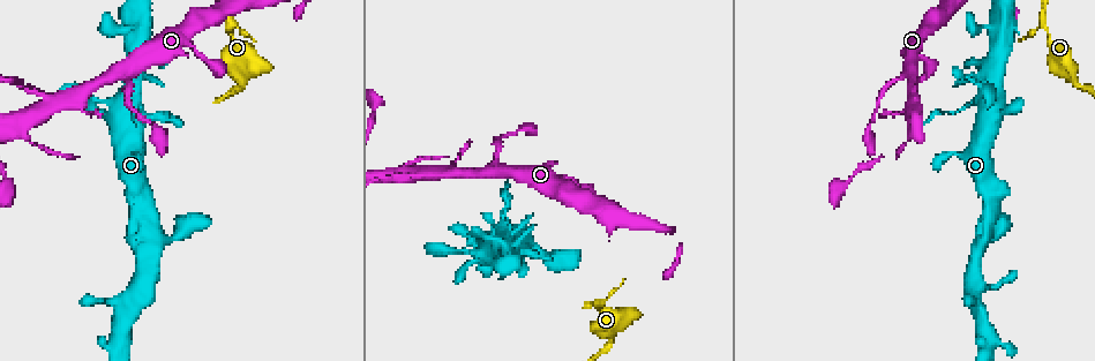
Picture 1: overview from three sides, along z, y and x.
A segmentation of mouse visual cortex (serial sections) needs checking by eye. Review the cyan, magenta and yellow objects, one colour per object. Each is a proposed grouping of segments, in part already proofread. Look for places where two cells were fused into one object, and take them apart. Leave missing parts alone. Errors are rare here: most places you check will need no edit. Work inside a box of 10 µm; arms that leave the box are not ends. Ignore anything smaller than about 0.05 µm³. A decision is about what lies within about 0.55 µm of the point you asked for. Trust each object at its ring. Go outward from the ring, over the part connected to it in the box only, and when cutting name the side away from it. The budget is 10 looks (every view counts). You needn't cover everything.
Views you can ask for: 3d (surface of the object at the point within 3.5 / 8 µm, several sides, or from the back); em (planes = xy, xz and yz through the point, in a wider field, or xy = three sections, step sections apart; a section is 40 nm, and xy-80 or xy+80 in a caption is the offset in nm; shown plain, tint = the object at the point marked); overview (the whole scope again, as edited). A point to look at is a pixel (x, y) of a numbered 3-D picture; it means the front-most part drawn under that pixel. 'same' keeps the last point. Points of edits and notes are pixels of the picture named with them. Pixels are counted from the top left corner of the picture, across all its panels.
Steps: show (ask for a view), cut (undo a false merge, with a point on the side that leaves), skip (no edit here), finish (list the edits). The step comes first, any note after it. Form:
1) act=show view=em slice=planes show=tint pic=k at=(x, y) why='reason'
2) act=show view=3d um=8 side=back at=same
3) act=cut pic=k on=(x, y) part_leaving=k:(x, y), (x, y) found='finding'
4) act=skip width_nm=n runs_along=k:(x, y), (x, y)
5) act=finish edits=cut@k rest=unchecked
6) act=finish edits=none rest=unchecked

act=show view=3d um=3.5 pic=1 at=(111, 103) why='abrupt turn'

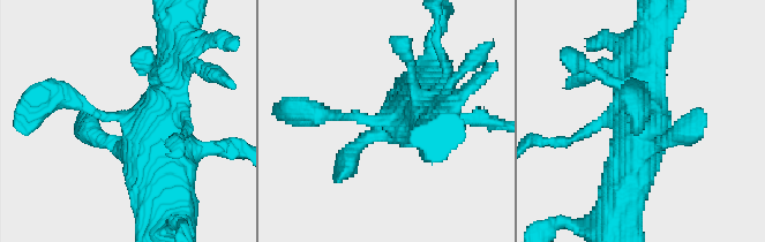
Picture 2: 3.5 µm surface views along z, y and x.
act=show view=em slice=xy step=2 show=tint pic=2 at=(646, 122)

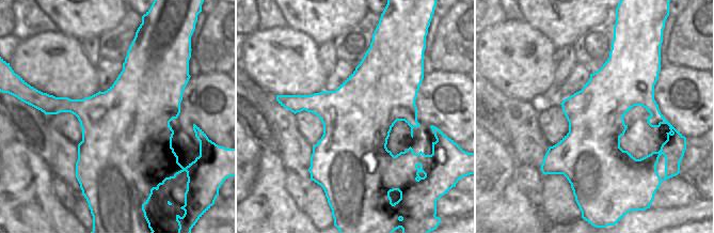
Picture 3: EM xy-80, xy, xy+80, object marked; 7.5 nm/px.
act=show view=em slice=xy step=1 show=tint at=same why='cut it another way'

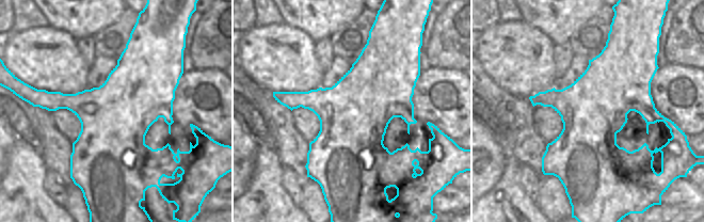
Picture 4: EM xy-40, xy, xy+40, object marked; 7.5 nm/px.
act=skip runs_along=2:(620, 205), (640, 159), (650, 63) found='all the same cell'

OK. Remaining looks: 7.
act=show view=3d um=3.5 pic=1 at=(913, 68) why='three arms meet'

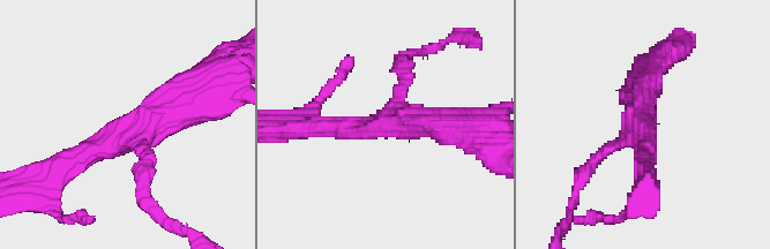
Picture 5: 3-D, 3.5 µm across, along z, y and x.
act=show view=em slice=xy step=1 show=tint pic=5 at=(642, 125) arms=3 arm_widths_nm=150,300,450

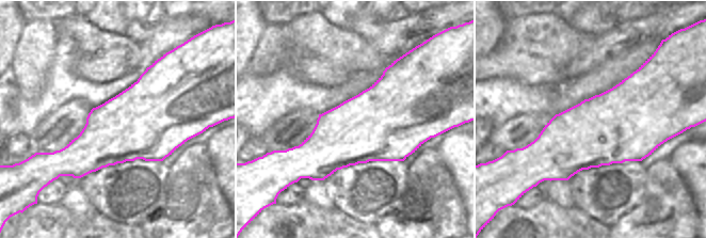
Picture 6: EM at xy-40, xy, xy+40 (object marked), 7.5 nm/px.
act=show view=em slice=xy step=5 show=tint at=same

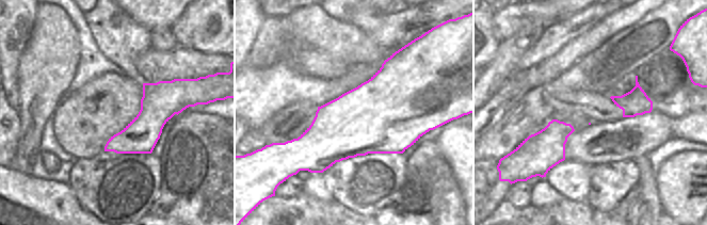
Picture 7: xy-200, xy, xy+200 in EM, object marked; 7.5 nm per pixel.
act=skip width_nm=600 runs_along=5:(209, 89), (75, 160) found='one cell here'

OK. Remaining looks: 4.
act=show view=3d um=3.5 side=back pic=1 at=(422, 174) why='calibre changes'

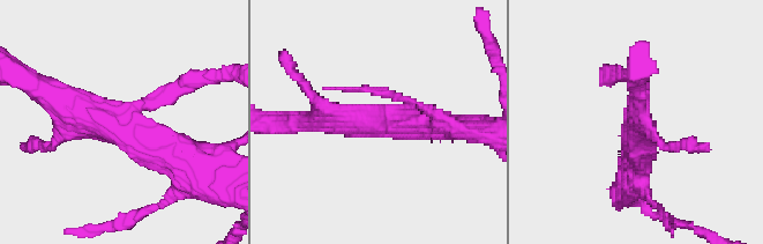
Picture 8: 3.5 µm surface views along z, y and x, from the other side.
act=show view=em slice=xy step=3 show=plain pic=8 at=(116, 131) why='now the EM'

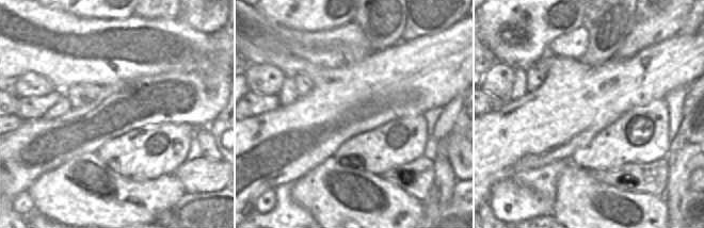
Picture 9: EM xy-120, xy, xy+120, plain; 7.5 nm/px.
act=show view=em slice=xy step=3 show=tint at=same why='where the object lies'

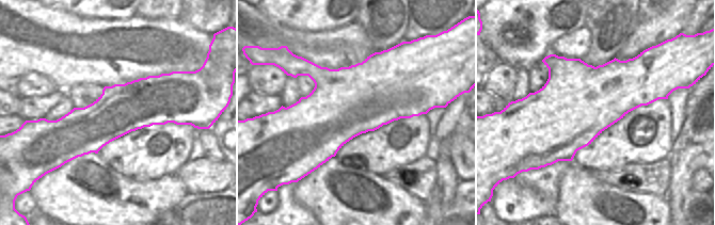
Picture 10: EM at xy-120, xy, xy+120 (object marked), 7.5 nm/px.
act=skip found='all the same cell'

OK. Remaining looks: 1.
act=finish edits=none rest=unchecked

